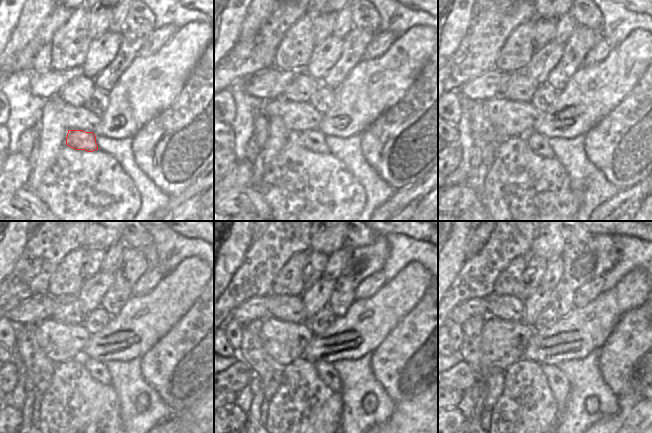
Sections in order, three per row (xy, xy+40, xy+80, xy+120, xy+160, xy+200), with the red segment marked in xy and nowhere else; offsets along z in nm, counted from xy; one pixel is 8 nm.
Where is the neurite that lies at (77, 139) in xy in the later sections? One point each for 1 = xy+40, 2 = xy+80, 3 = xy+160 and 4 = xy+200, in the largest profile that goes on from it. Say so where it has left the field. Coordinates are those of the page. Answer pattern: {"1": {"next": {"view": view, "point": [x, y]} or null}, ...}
{"1": {"next": {"view": "xy+40", "point": [313, 140]}}, "2": {"next": {"view": "xy+80", "point": [539, 143]}}, "3": {"next": {"view": "xy+160", "point": [326, 371]}}, "4": {"next": {"view": "xy+200", "point": [557, 380]}}}

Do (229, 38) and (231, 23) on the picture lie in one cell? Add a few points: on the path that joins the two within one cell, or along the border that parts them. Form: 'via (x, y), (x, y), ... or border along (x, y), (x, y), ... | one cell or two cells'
via (229, 34), (229, 27) | one cell

